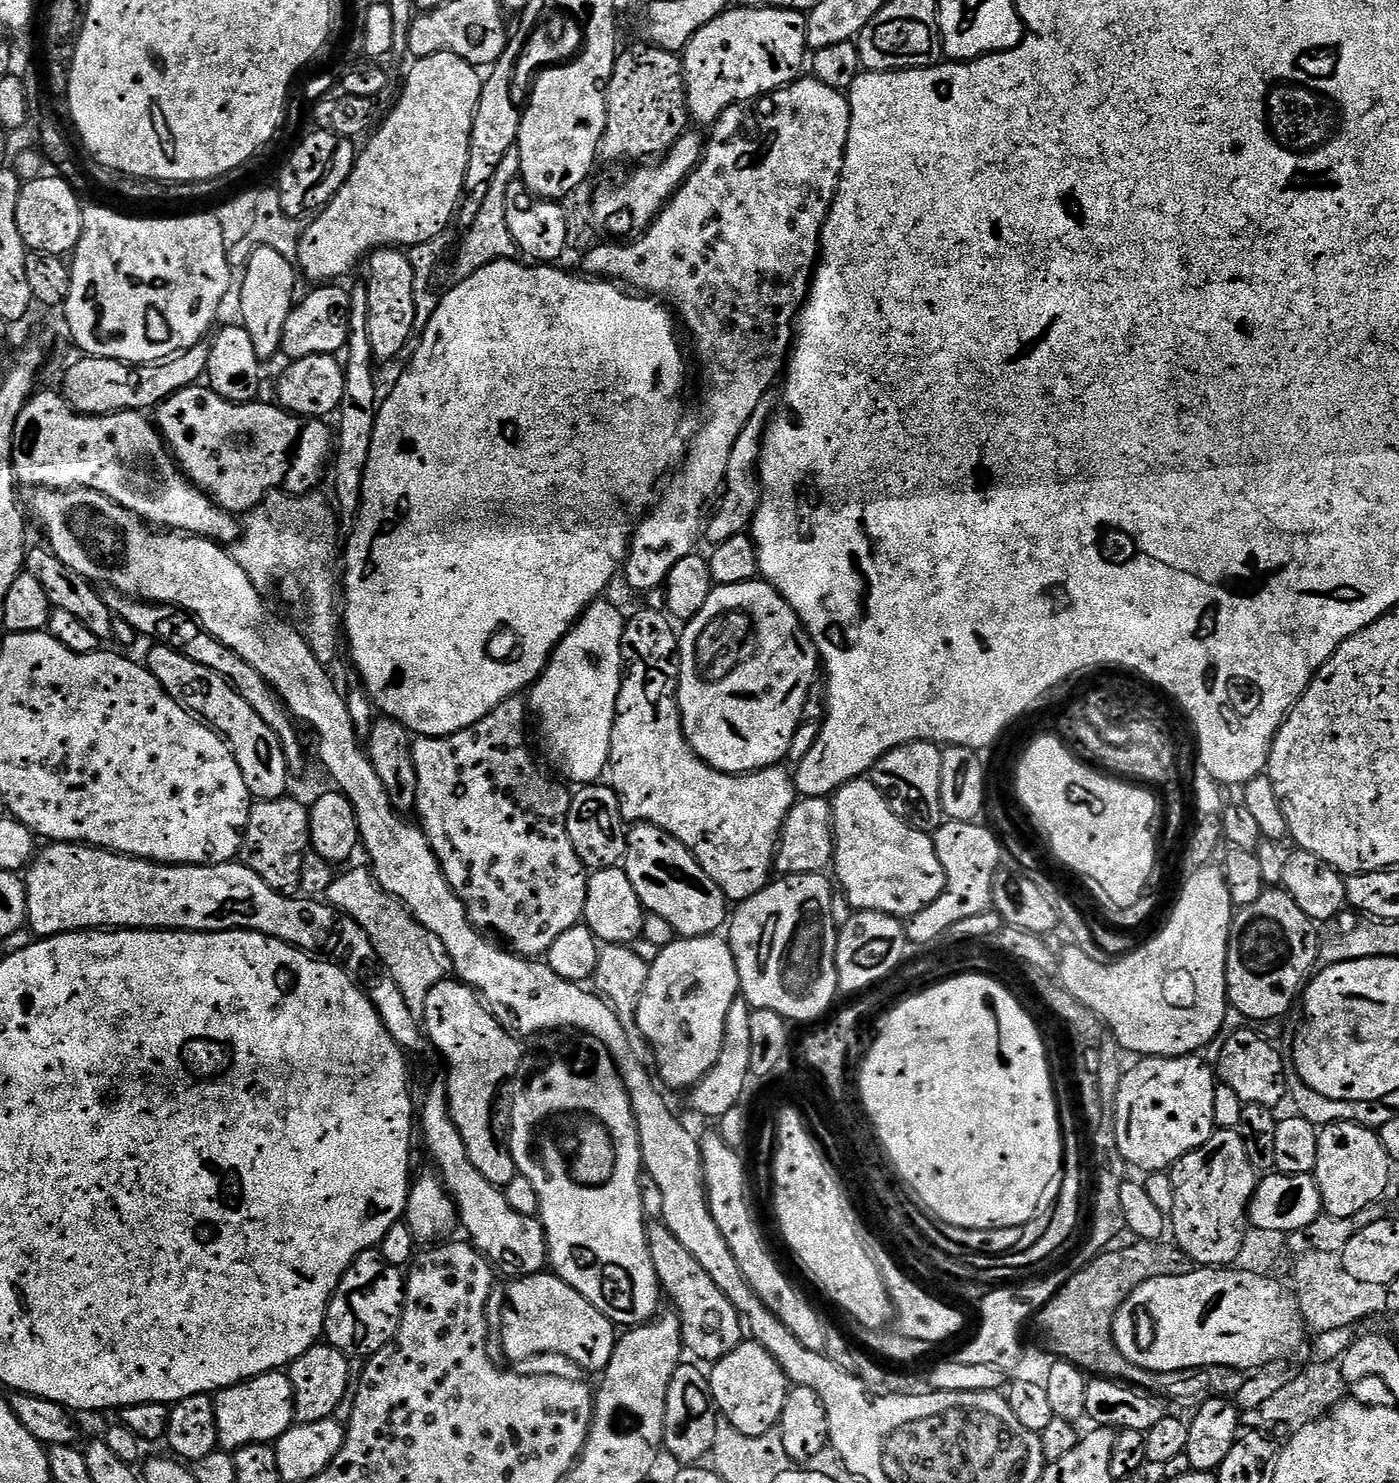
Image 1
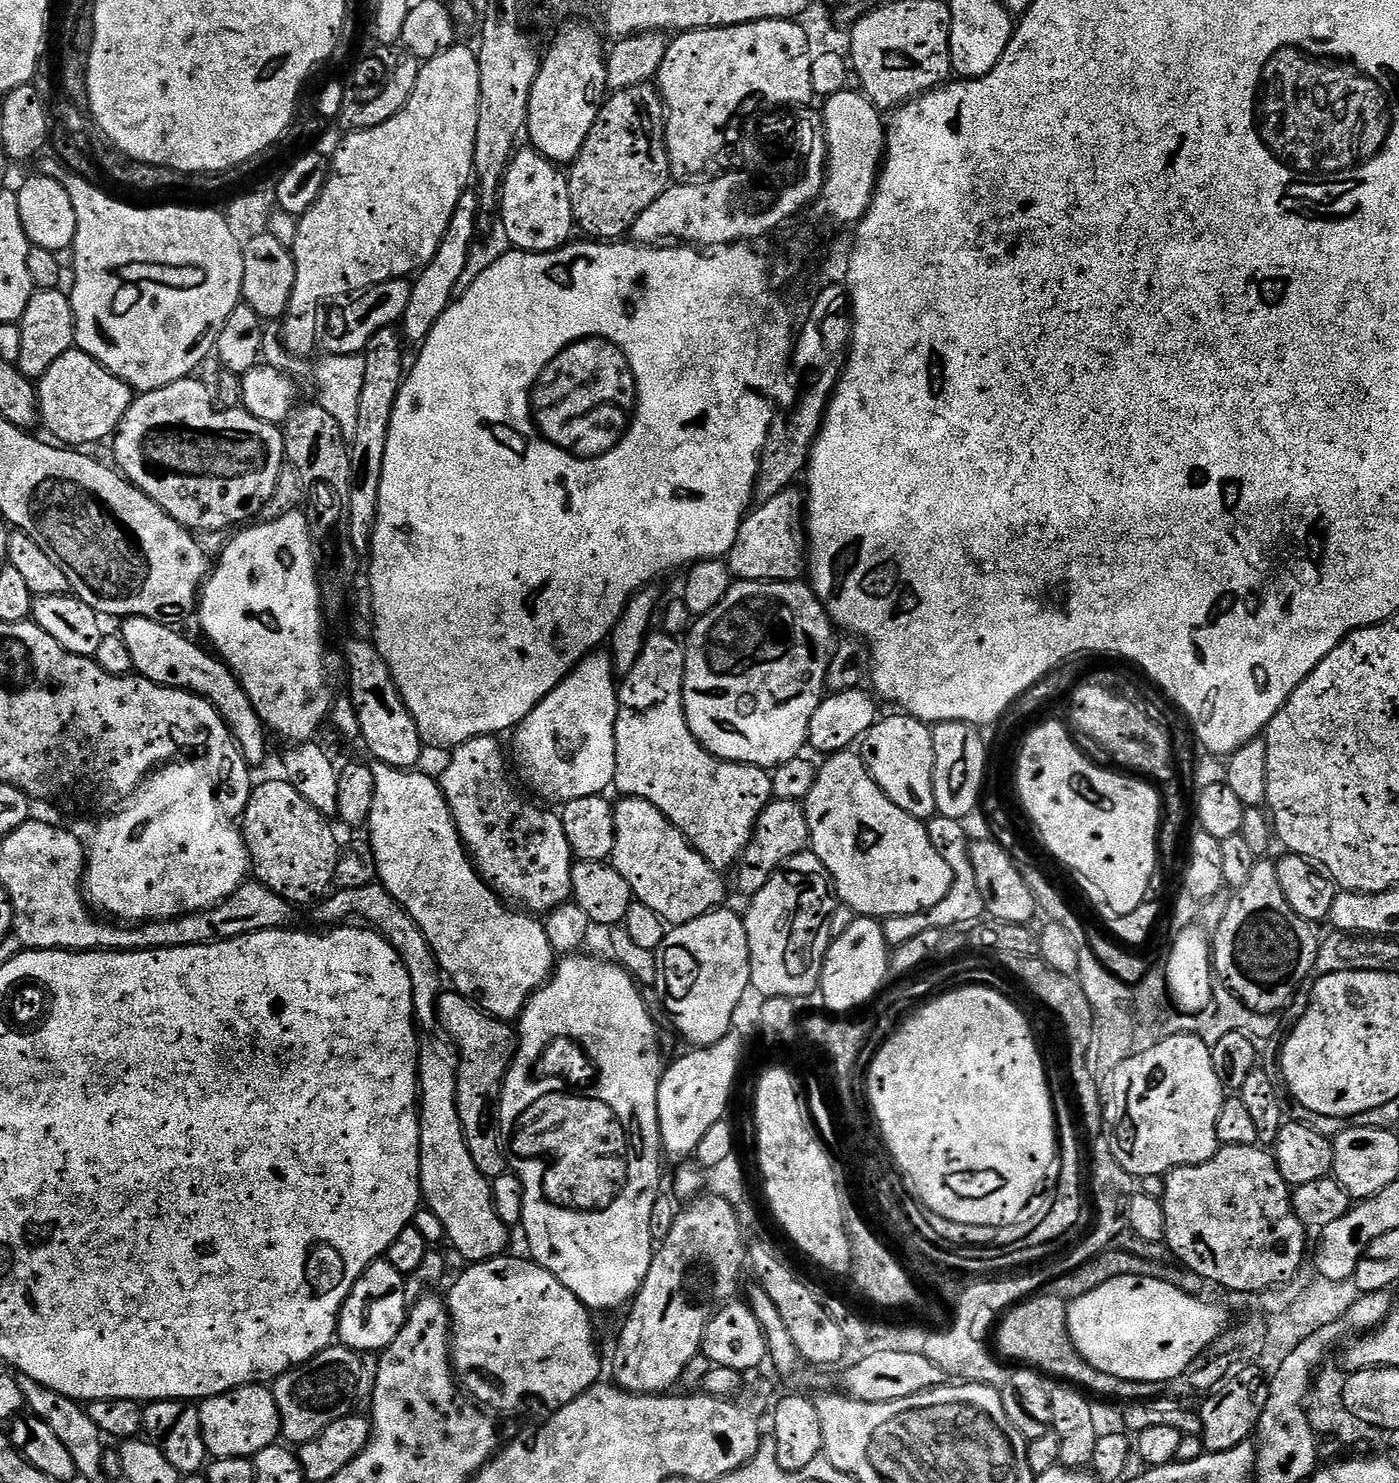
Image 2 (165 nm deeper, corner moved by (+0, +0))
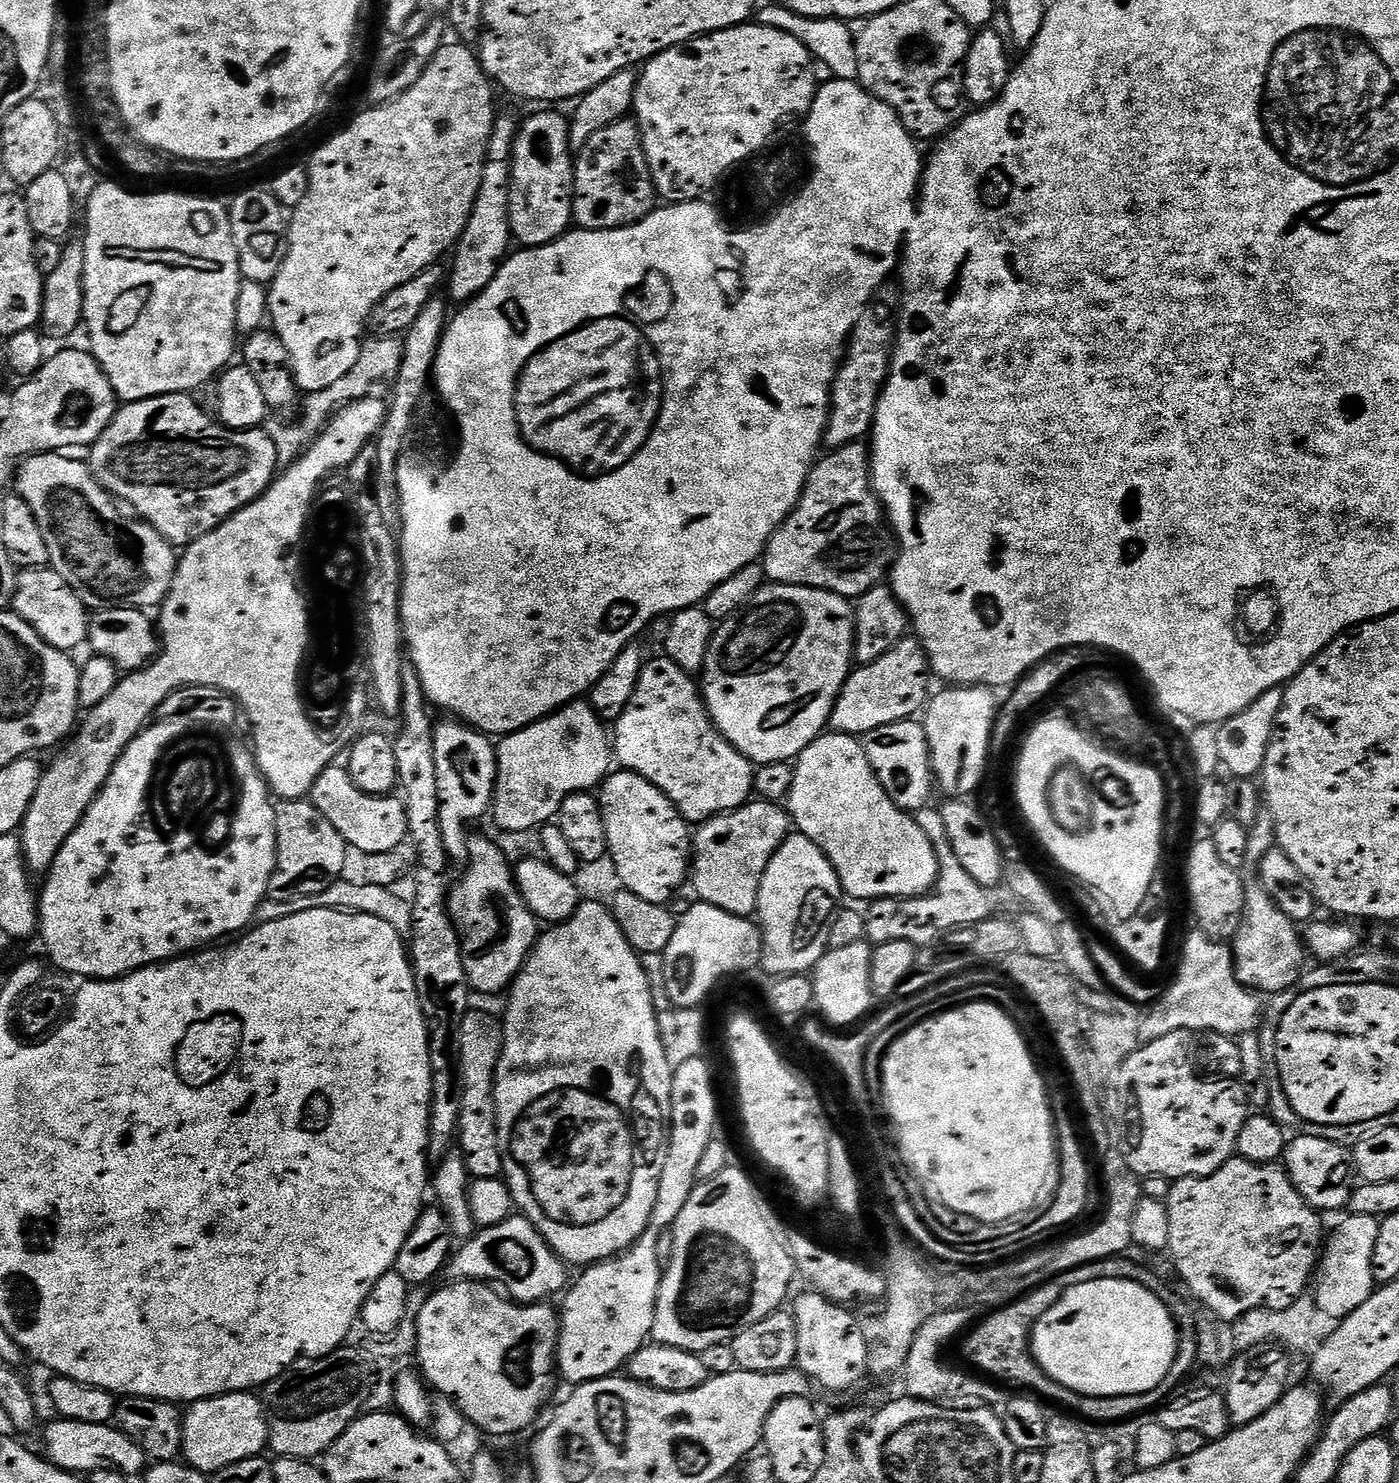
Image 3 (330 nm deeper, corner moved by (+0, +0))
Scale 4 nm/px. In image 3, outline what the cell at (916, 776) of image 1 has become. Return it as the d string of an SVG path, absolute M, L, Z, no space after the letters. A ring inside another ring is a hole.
M919 719L899 720L886 726L878 726L878 730L864 733L862 743L866 750L866 758L886 794L903 812L915 814L920 808L929 807L934 792L932 760L928 756L928 739L924 733L924 725Z

